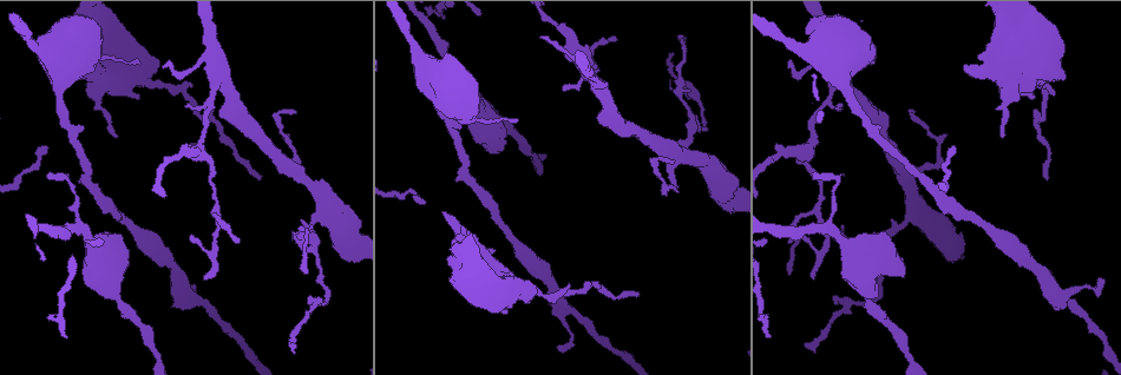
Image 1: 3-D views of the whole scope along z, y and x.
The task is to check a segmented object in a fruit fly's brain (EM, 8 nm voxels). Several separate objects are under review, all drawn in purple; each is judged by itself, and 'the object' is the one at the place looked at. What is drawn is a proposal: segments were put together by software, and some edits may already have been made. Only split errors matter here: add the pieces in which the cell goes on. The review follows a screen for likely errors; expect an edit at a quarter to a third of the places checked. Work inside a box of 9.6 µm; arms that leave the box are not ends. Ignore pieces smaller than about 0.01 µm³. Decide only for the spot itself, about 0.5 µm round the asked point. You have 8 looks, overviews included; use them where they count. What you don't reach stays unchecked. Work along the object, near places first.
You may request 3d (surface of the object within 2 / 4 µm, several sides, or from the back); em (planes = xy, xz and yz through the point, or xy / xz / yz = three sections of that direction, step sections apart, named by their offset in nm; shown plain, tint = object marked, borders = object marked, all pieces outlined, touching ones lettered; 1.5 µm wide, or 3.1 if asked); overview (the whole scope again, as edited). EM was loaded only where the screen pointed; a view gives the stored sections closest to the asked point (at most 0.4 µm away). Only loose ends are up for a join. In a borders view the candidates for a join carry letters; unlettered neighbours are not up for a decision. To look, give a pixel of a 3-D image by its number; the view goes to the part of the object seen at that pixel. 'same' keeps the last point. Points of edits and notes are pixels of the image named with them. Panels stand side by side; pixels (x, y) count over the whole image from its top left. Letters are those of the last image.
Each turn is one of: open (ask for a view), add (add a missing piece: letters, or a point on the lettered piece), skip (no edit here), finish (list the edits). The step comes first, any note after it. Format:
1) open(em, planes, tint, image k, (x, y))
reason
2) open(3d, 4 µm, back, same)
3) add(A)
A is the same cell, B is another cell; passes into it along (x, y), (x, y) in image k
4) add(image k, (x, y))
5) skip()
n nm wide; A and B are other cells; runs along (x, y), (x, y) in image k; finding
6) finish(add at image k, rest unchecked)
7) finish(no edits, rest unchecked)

open(3d, 4 µm, image 1, (873, 63))
free end

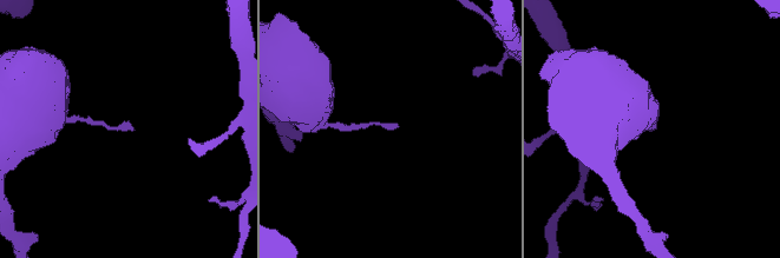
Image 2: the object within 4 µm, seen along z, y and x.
open(em, planes, borders, image 2, (396, 127))
shape alone is not enough

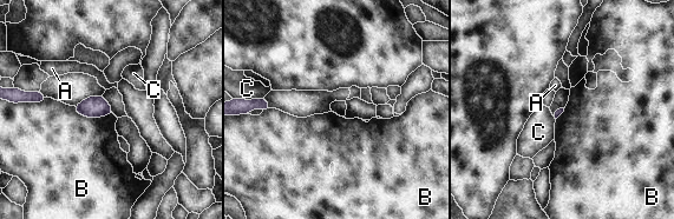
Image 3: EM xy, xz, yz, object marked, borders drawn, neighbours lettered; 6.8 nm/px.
skip()
B touches over 280 nm; A, B and C are other cells; none of them fits

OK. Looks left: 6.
open(em, xy, step 4, tint, image 1, (787, 66))
tapers out

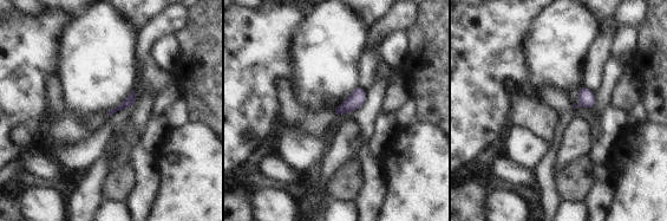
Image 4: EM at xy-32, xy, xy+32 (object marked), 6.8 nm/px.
open(em, planes, borders, same)

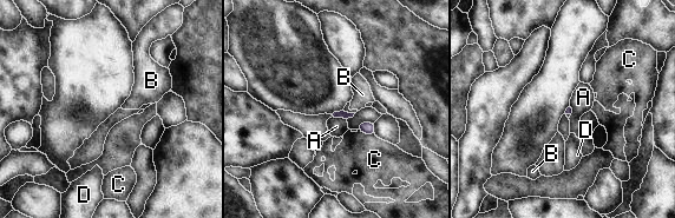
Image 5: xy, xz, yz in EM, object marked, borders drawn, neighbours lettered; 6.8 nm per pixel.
skip()
C touches over 130 nm; A, B, C and D are other cells; border along (333, 116), (346, 120) in image 5; no lettered piece goes on from it

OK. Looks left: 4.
open(em, planes, borders, image 1, (116, 136))
free end

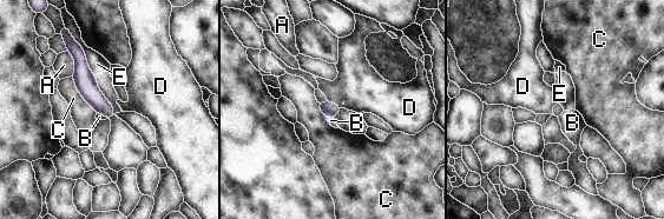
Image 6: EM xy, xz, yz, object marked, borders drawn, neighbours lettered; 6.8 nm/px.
skip()
A, B, C, D and E are other cells; runs along (72, 50), (87, 88), (109, 114) in image 6; none of them fits

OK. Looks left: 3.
finish(no edits, rest unchecked)

